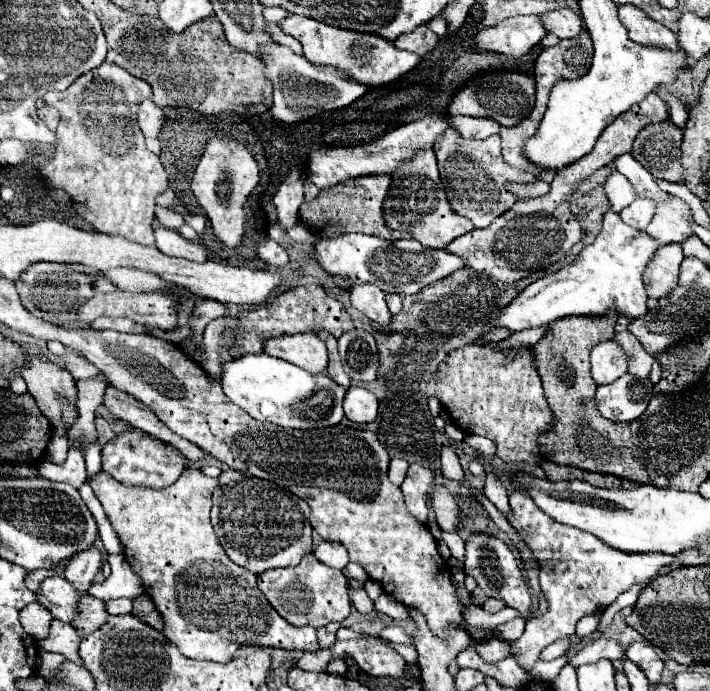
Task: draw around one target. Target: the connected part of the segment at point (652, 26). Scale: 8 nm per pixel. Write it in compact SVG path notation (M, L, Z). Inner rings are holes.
M620 5L618 15L620 15L622 25L628 29L628 37L634 43L662 45L662 47L678 49L676 35L668 27L664 27L662 23L656 23L654 19L644 15L642 9L638 9L634 5Z

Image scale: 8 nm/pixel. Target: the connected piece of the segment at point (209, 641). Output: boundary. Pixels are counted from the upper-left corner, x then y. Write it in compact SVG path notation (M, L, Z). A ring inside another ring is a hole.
M186 467L178 481L164 489L124 487L104 471L94 475L90 483L110 525L124 543L126 561L140 575L164 617L164 635L182 655L226 663L244 645L320 651L316 629L286 623L256 587L256 575L232 563L220 547L210 523L212 493L218 487L218 479Z

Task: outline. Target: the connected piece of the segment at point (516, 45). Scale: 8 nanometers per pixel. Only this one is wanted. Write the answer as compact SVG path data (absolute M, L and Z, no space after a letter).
M516 15L494 27L482 29L476 35L476 47L480 51L494 51L520 59L538 45L546 33L538 15Z

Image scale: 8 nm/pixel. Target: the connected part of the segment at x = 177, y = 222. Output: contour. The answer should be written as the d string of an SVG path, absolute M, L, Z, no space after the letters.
M156 207L156 219L160 221L160 225L174 229L174 231L178 231L184 225L184 219L180 213L170 211L170 209L162 209L162 207Z

